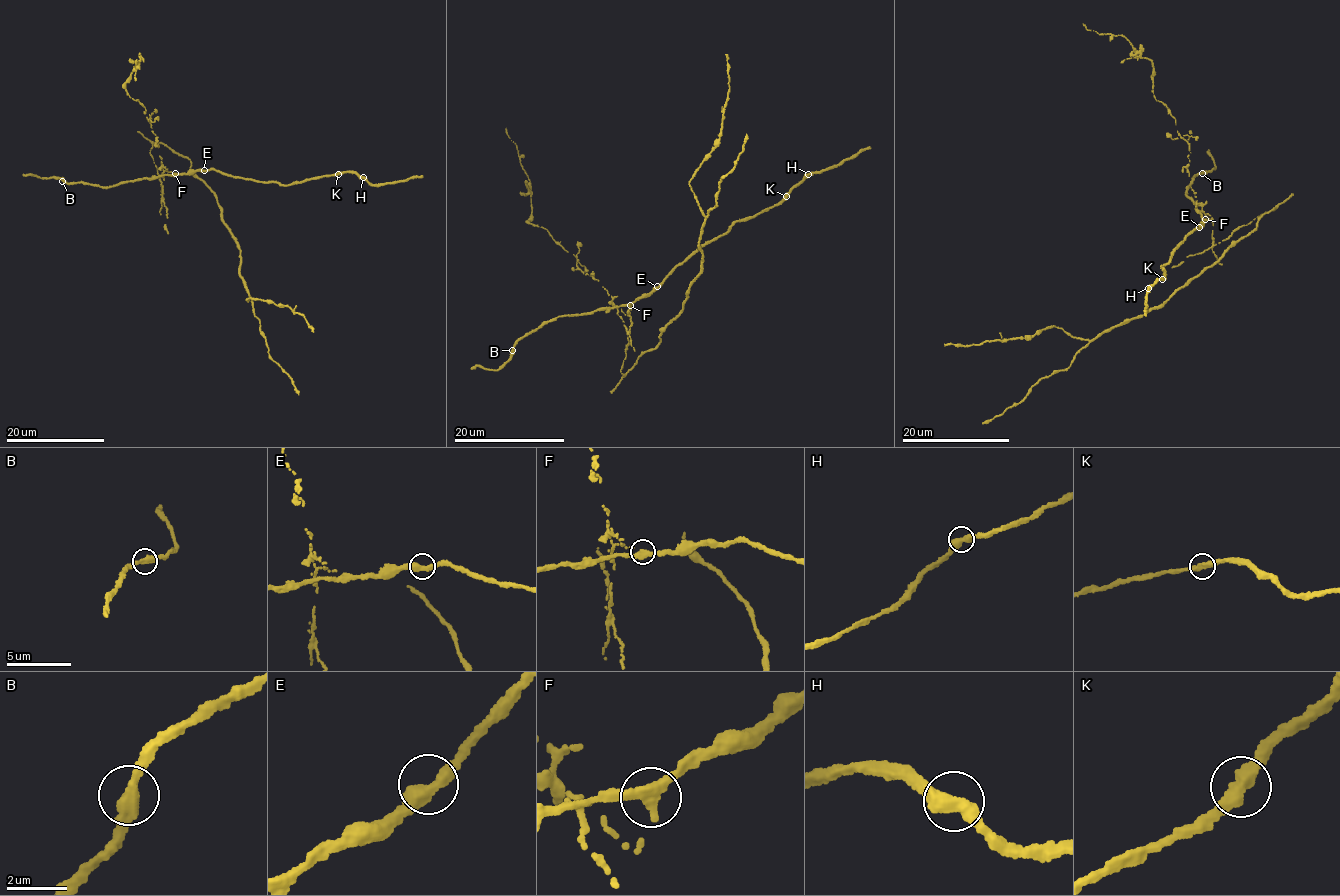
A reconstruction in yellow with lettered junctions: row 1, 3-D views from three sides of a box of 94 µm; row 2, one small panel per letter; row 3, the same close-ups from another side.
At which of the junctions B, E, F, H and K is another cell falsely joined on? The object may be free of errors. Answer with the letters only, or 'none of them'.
F

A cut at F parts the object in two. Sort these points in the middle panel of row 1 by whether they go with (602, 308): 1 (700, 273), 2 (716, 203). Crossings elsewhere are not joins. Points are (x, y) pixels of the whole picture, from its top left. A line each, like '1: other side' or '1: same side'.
1: other side
2: other side

